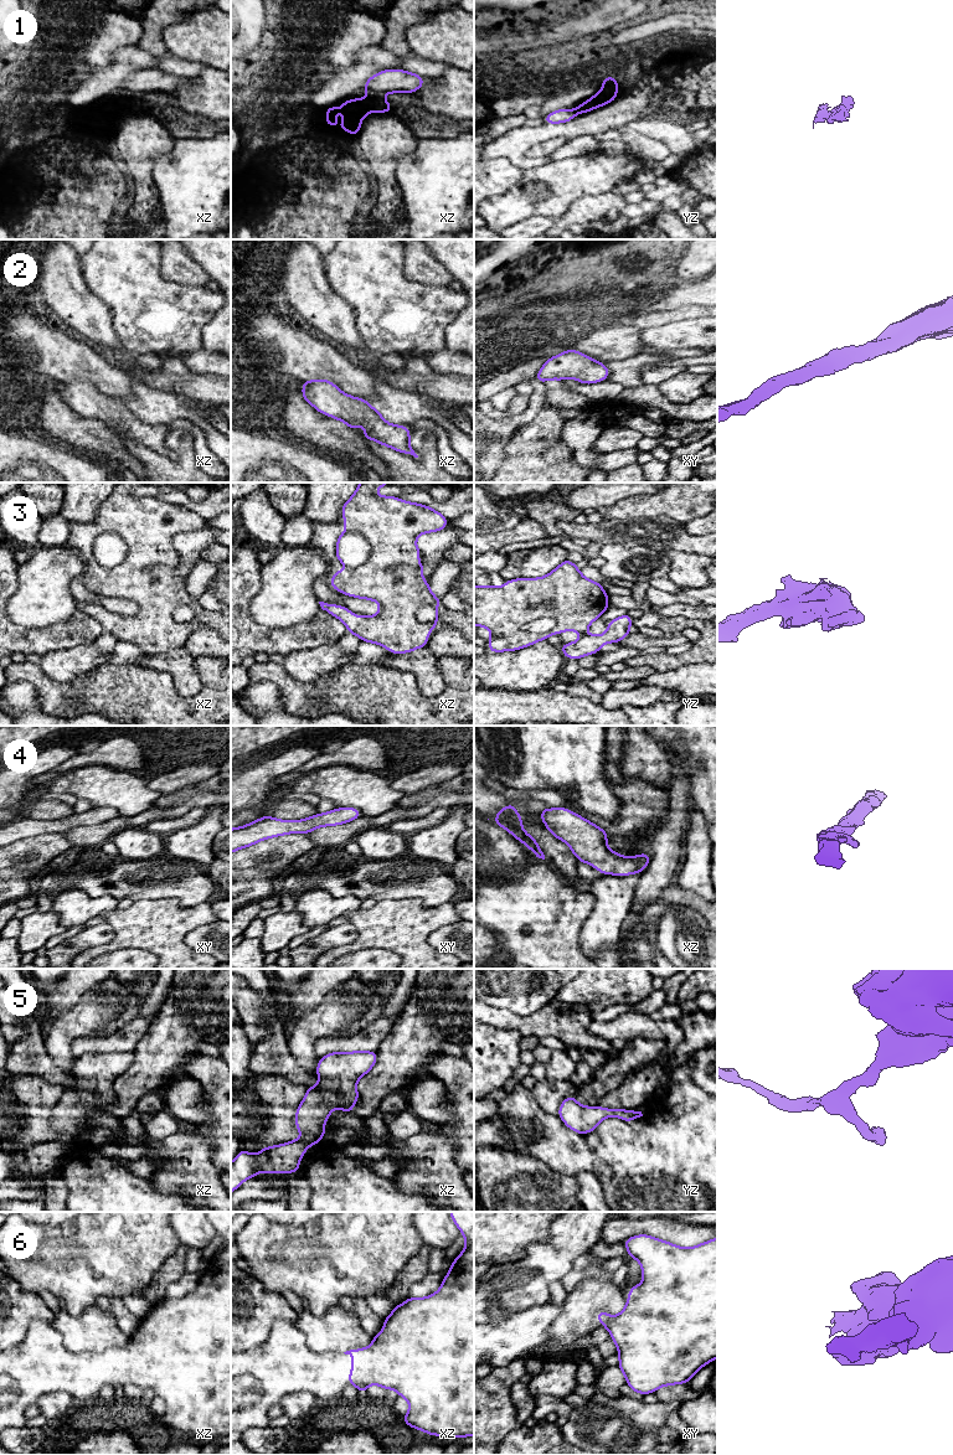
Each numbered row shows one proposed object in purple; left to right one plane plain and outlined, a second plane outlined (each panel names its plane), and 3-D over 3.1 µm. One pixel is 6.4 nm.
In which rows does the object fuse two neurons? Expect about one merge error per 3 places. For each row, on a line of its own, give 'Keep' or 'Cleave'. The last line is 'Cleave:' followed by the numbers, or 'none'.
1: Cleave
2: Keep
3: Keep
4: Keep
5: Keep
6: Keep
Cleave: 1

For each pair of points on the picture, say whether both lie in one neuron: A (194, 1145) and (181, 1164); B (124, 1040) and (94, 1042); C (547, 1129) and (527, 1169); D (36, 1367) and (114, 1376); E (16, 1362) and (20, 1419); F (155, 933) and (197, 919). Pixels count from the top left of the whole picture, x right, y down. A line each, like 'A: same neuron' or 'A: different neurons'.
A: same neuron
B: same neuron
C: different neurons
D: same neuron
E: same neuron
F: same neuron

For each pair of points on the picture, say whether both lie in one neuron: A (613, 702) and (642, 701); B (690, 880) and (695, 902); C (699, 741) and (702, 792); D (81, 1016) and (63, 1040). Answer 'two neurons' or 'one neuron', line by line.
A: one neuron
B: two neurons
C: one neuron
D: one neuron

